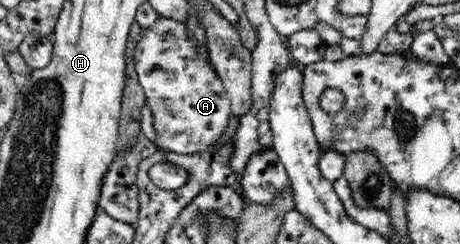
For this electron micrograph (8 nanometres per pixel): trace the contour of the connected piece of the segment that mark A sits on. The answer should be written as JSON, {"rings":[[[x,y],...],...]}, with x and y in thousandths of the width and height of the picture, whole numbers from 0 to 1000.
{"rings":[[[343,70],[328,111],[311,119],[289,225],[309,373],[330,455],[337,590],[346,611],[393,639],[448,631],[491,537],[504,463],[487,344],[467,299],[461,262],[452,262],[443,242],[426,242],[424,197],[415,189],[409,180],[409,139],[393,78]]]}

